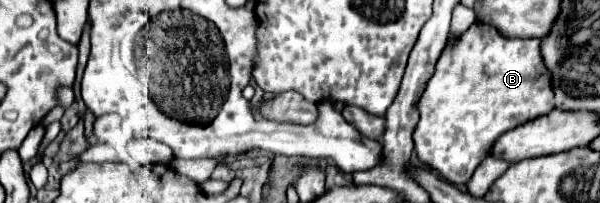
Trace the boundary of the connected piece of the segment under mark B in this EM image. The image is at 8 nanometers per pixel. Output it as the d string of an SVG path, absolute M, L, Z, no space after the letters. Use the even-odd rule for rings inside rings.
M475 22L451 48L445 48L437 60L435 74L427 82L427 88L419 100L421 118L413 132L419 160L427 166L433 166L433 170L453 184L467 184L475 168L487 156L491 156L491 148L501 134L533 118L549 114L555 108L555 92L551 76L547 76L547 68L543 66L539 44L541 40L505 38L495 26Z

